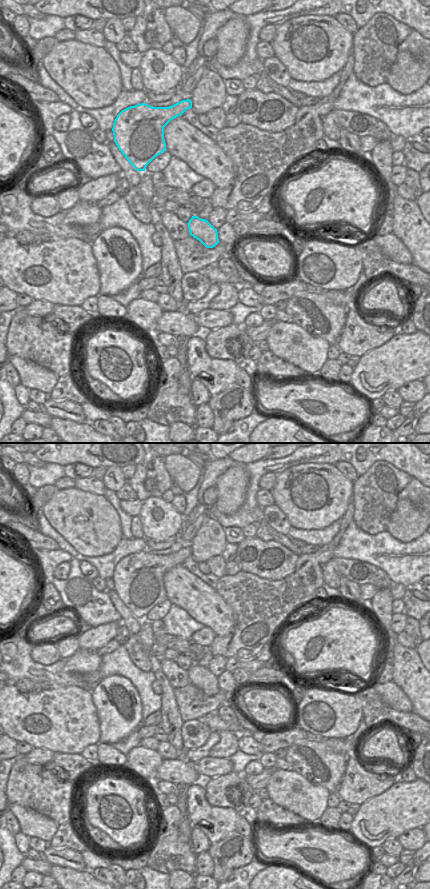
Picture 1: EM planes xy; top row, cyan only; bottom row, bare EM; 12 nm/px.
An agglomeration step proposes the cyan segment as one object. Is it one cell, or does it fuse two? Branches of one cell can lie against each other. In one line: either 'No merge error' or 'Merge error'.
Merge error

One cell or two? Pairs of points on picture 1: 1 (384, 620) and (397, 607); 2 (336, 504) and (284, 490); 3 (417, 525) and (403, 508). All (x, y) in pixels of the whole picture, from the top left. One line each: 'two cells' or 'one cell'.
1: two cells
2: one cell
3: one cell

